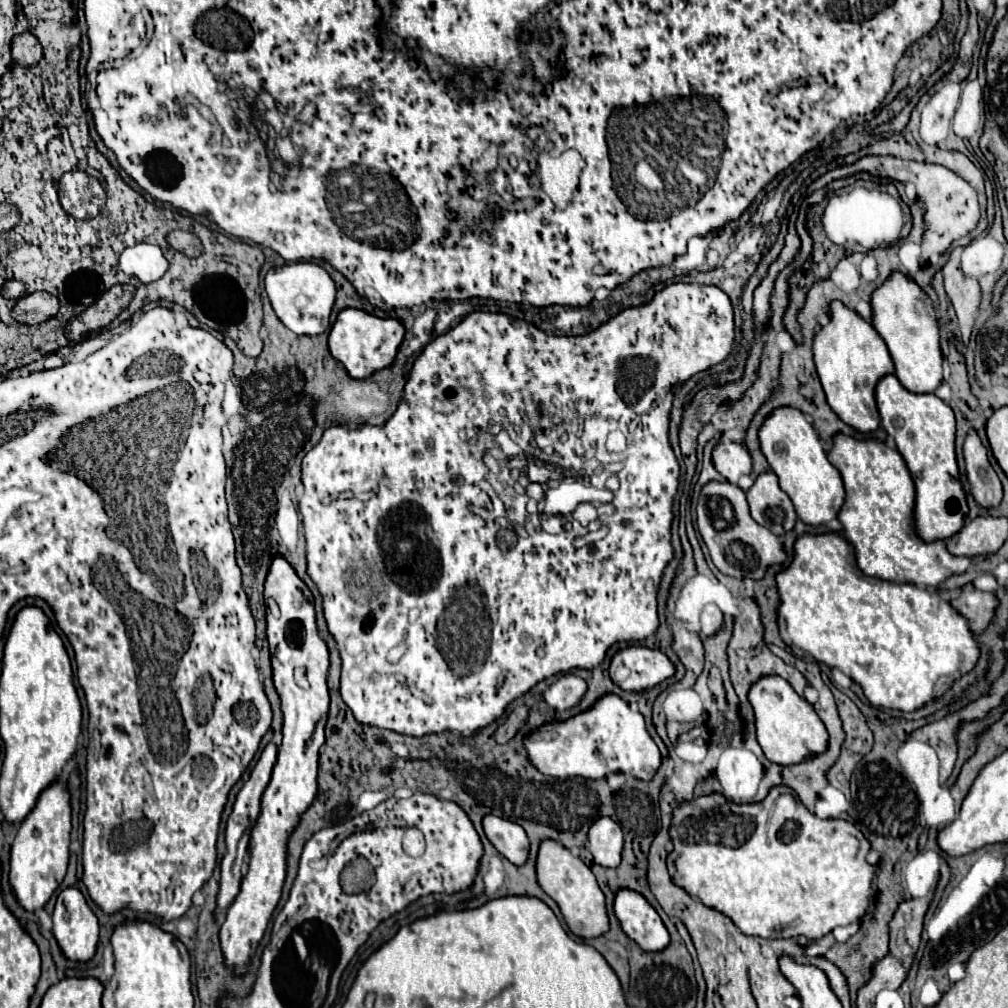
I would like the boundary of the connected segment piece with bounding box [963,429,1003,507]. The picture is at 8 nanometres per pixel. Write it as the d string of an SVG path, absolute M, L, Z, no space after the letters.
M971 429L967 433L965 445L963 445L963 455L965 455L967 477L969 477L971 493L973 493L975 501L983 507L997 507L1003 497L1001 481L999 481L995 469L991 467L987 449L981 443L975 429Z

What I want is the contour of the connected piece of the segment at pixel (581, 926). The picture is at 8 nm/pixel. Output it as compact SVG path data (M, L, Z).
M551 839L541 843L537 857L537 881L541 889L559 905L563 919L573 935L581 939L595 939L609 931L609 917L603 891L599 889L591 869L579 857L571 855L567 847L561 847L561 843L553 843Z

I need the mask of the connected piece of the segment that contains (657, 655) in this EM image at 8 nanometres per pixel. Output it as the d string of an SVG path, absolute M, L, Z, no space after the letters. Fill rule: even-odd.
M627 647L617 651L609 667L611 681L623 691L645 693L675 675L675 665L657 649Z

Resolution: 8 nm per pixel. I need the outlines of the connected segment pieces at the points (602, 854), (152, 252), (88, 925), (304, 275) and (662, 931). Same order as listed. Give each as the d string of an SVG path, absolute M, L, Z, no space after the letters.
M609 817L597 819L597 823L593 823L593 827L589 829L587 849L591 851L597 865L617 867L621 863L621 851L623 851L621 827Z
M139 243L127 247L119 257L119 267L123 273L145 273L145 275L128 275L137 277L143 284L156 281L167 271L167 259L157 245Z
M77 887L63 889L61 895L57 897L55 911L53 911L53 935L59 943L61 953L67 959L81 961L81 963L87 963L93 959L93 955L97 951L97 943L99 943L99 923L97 923L97 917L93 915L93 911L89 909L83 893Z
M299 261L275 267L265 275L265 291L279 321L295 335L319 335L327 331L331 307L335 303L335 283L321 265Z
M629 889L617 891L615 915L627 937L633 939L643 951L655 953L663 951L669 945L667 927L643 895Z

